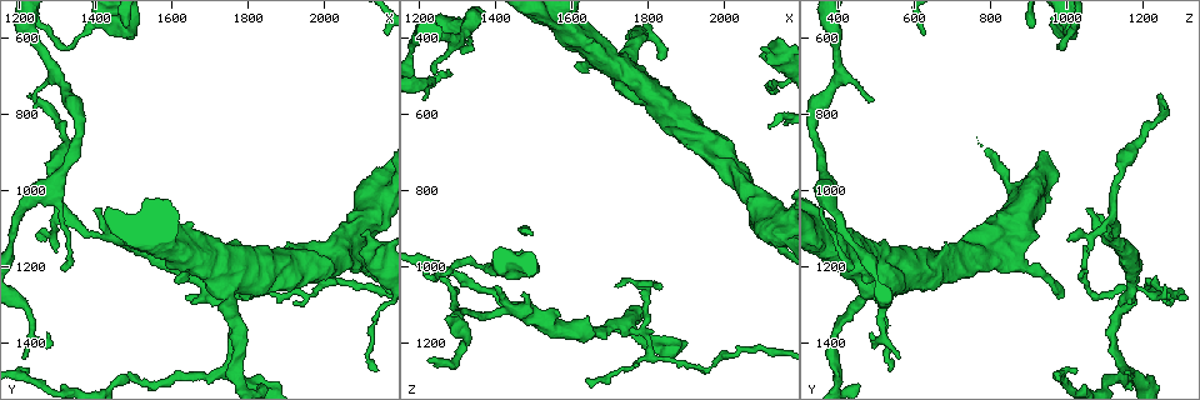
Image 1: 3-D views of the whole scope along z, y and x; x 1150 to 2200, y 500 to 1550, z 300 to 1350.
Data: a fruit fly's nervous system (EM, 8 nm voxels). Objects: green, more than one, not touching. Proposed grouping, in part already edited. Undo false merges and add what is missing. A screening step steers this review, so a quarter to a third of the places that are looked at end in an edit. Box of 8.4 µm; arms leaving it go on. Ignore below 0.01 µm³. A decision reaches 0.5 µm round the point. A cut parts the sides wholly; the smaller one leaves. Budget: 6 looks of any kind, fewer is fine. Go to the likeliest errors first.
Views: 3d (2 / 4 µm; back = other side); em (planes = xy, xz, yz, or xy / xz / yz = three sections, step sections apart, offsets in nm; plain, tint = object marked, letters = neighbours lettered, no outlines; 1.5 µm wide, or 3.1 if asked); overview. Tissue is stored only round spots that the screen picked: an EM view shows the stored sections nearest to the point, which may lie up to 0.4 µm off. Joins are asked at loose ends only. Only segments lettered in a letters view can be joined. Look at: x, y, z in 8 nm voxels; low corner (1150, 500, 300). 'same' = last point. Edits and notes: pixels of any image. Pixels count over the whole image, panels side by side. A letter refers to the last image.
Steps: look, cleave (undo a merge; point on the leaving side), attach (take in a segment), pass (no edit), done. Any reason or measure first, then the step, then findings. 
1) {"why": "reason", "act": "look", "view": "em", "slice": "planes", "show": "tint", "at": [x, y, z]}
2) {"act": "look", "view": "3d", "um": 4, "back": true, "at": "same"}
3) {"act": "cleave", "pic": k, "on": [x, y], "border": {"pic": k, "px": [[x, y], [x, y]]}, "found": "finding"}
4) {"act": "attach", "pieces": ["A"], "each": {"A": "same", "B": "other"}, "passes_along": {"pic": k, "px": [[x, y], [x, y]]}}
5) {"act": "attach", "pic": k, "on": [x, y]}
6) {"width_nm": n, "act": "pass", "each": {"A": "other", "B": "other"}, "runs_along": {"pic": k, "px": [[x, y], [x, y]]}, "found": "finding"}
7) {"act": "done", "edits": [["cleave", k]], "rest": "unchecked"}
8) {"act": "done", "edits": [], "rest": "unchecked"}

{"why": "branch stops here", "act": "look", "view": "em", "slice": "planes", "show": "letters", "at": [2095, 1120, 420]}

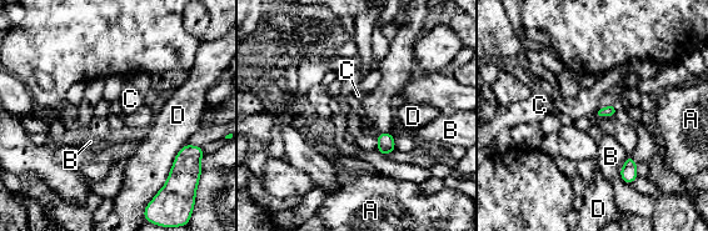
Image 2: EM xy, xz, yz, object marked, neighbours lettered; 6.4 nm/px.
{"act": "pass", "each": {"A": "other", "B": "other", "C": "other", "D": "other"}, "border": {"pic": 2, "px": [[599, 110], [597, 114]]}, "found": "none of them fits"}

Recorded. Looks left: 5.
{"why": "sudden change in width", "act": "look", "view": "3d", "um": 2, "at": [1225, 1320, 515]}

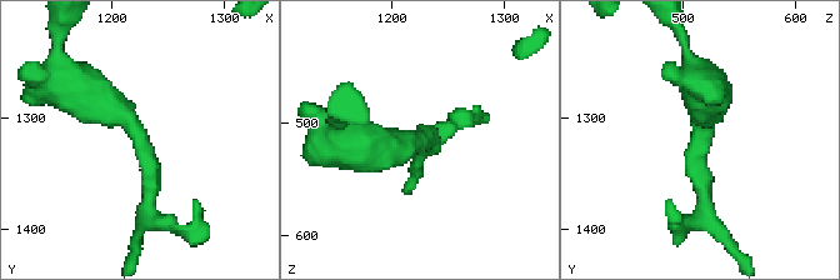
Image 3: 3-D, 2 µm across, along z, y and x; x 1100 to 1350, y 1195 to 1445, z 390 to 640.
{"act": "look", "view": "em", "slice": "planes", "show": "letters", "at": [1224, 1324, 512]}

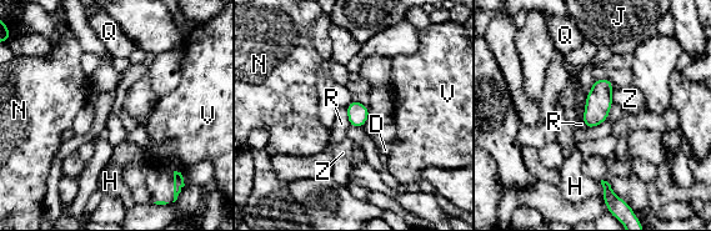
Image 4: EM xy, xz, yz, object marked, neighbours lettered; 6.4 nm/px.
{"act": "pass", "each": {"D": "other", "H": "other", "J": "other", "N": "other", "Q": "other", "R": "other", "V": "other", "Z": "other"}, "border": {"pic": 4, "px": [[345, 108], [350, 125]]}, "found": "continuous, no second neuron"}

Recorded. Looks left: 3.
{"why": "thin end", "act": "look", "view": "3d", "um": 2, "at": [1255, 1130, 1000]}

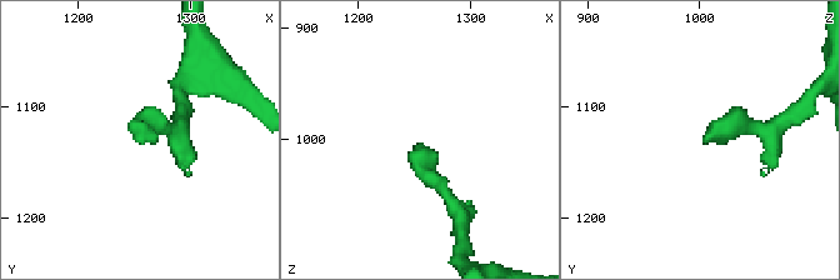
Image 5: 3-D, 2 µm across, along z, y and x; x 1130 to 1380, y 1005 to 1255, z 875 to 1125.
{"act": "look", "view": "em", "slice": "planes", "show": "letters", "at": [1254, 1132, 1006]}

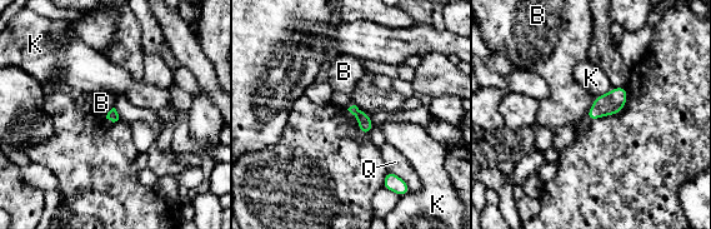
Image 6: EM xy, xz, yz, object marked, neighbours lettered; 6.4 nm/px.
{"longest_contact_nm": ["B", 160], "act": "pass", "each": {"B": "other", "K": "other", "Q": "other"}, "border": {"pic": 6, "px": [[595, 96], [594, 104], [585, 118]]}, "found": "no lettered segment goes on from it"}

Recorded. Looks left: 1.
{"act": "done", "edits": [], "rest": "unchecked"}

